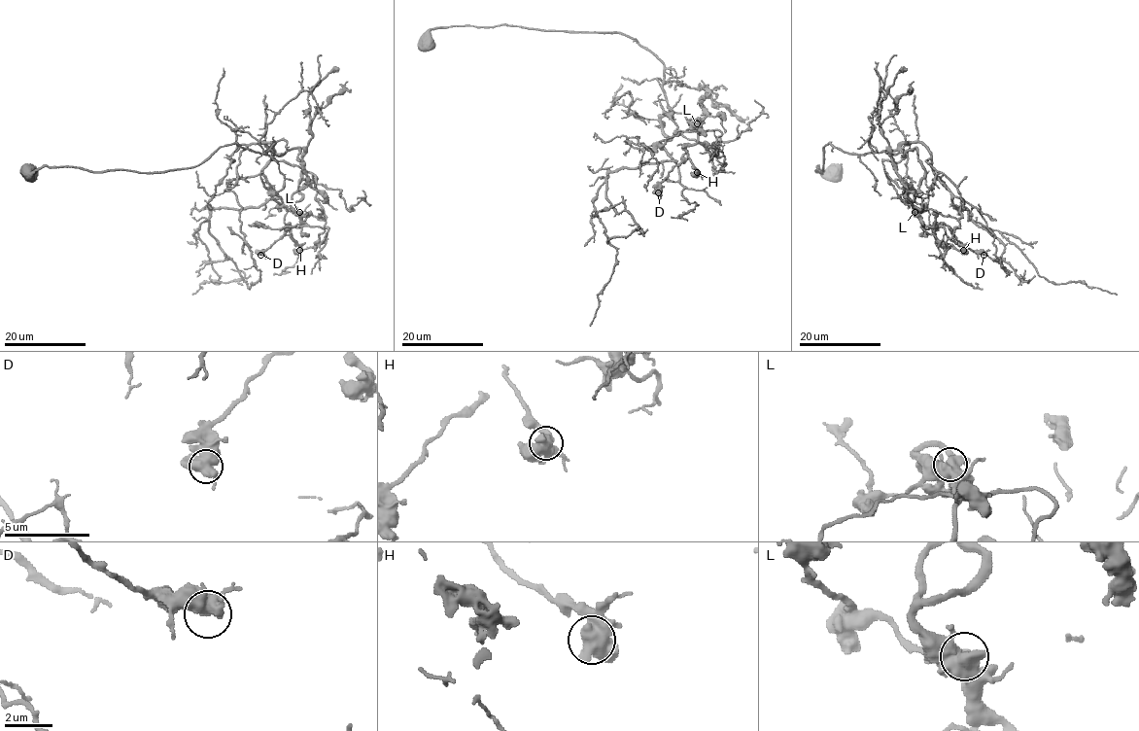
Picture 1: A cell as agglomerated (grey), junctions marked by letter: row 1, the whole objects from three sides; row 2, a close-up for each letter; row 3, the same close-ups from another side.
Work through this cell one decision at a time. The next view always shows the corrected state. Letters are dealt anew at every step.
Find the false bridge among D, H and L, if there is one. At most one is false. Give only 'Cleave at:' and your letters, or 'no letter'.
Cleave at: no letter

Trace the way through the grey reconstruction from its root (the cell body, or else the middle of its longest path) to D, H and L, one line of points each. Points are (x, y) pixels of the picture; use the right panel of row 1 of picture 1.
D: (834, 172), (815, 170), (829, 143), (855, 155), (916, 149), (924, 177), (913, 209), (983, 255)
H: (834, 172), (815, 170), (823, 171), (829, 143), (855, 155), (916, 149), (924, 177), (913, 209), (963, 250)
L: (834, 172), (815, 170), (823, 171), (829, 143), (855, 155), (916, 149), (924, 177), (915, 212)

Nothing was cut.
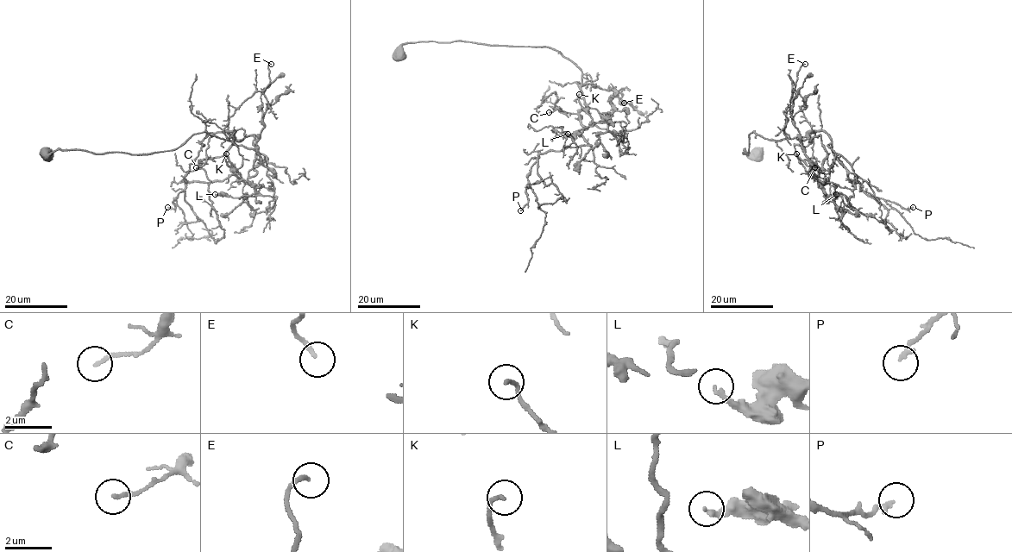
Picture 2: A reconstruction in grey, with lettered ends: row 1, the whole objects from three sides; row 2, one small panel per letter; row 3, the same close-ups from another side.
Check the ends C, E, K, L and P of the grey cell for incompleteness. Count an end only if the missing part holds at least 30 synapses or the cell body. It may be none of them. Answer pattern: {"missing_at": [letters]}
{"missing_at": []}

